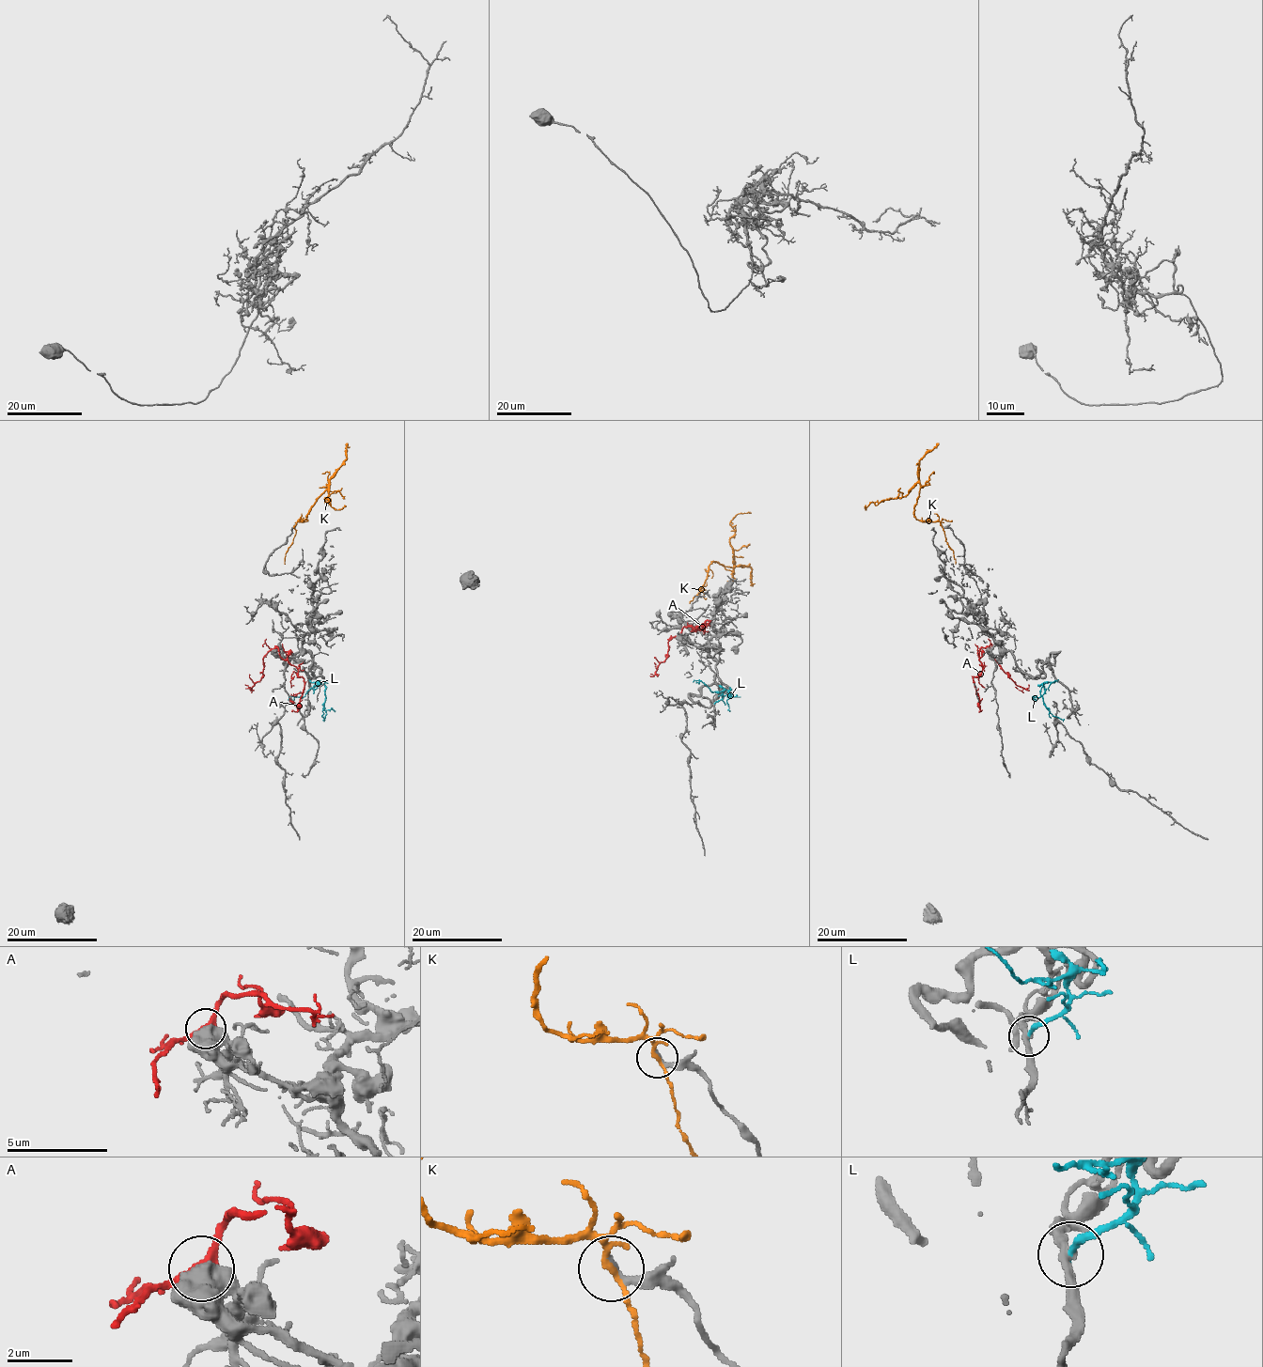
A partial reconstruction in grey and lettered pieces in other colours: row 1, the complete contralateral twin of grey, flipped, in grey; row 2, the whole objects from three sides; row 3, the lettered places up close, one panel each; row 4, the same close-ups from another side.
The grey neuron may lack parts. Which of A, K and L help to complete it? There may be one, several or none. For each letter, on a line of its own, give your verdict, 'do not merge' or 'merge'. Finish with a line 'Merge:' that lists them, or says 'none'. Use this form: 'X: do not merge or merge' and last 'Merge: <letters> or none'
A: merge
K: do not merge
L: do not merge
Merge: A

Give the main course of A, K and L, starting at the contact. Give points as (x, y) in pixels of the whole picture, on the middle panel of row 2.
A: (679, 634), (682, 627), (703, 629), (704, 623), (709, 620), (697, 629)
K: (699, 589), (710, 563), (733, 566), (730, 538), (735, 530), (730, 522), (737, 514), (749, 513)
L: (714, 704), (730, 688), (726, 701), (729, 710)

